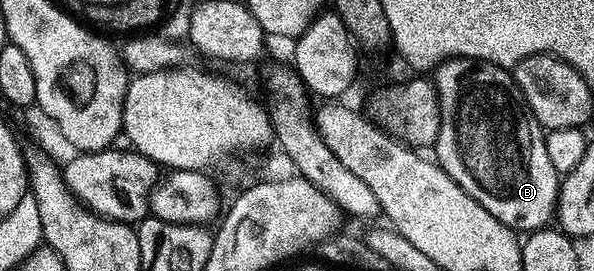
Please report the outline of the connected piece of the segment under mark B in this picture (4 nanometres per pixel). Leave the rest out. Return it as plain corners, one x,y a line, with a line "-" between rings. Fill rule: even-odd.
444,59
434,70
434,84
441,114
448,115
456,105
453,122
443,122
443,140
456,137
465,171
492,196
486,201
488,210
520,231
545,228
556,213
561,178
546,153
545,130
520,94
515,76
502,65

